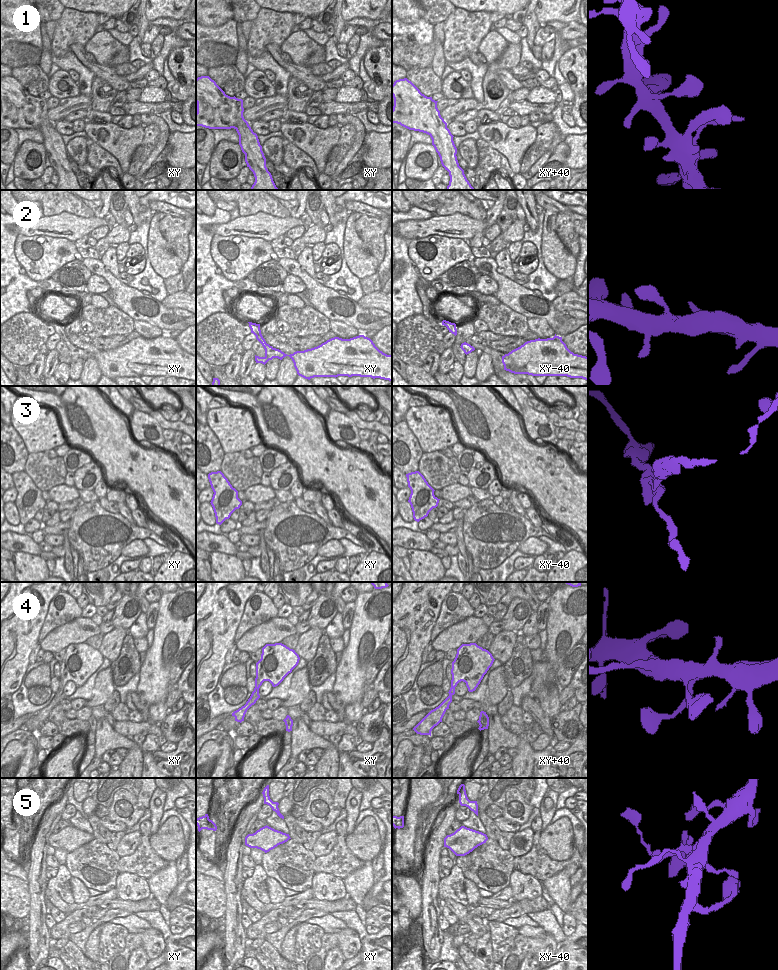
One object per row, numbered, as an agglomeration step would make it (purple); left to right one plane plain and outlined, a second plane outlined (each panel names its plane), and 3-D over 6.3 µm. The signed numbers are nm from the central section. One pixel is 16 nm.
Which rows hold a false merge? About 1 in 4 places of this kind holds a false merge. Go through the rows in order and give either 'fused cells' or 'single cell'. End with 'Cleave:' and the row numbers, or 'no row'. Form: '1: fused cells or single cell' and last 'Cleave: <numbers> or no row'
1: single cell
2: single cell
3: fused cells
4: single cell
5: fused cells
Cleave: 3, 5

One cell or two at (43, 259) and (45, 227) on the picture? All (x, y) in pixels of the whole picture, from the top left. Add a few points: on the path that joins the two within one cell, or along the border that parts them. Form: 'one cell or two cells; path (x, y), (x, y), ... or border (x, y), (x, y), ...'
two cells; border (21, 234), (67, 239)

